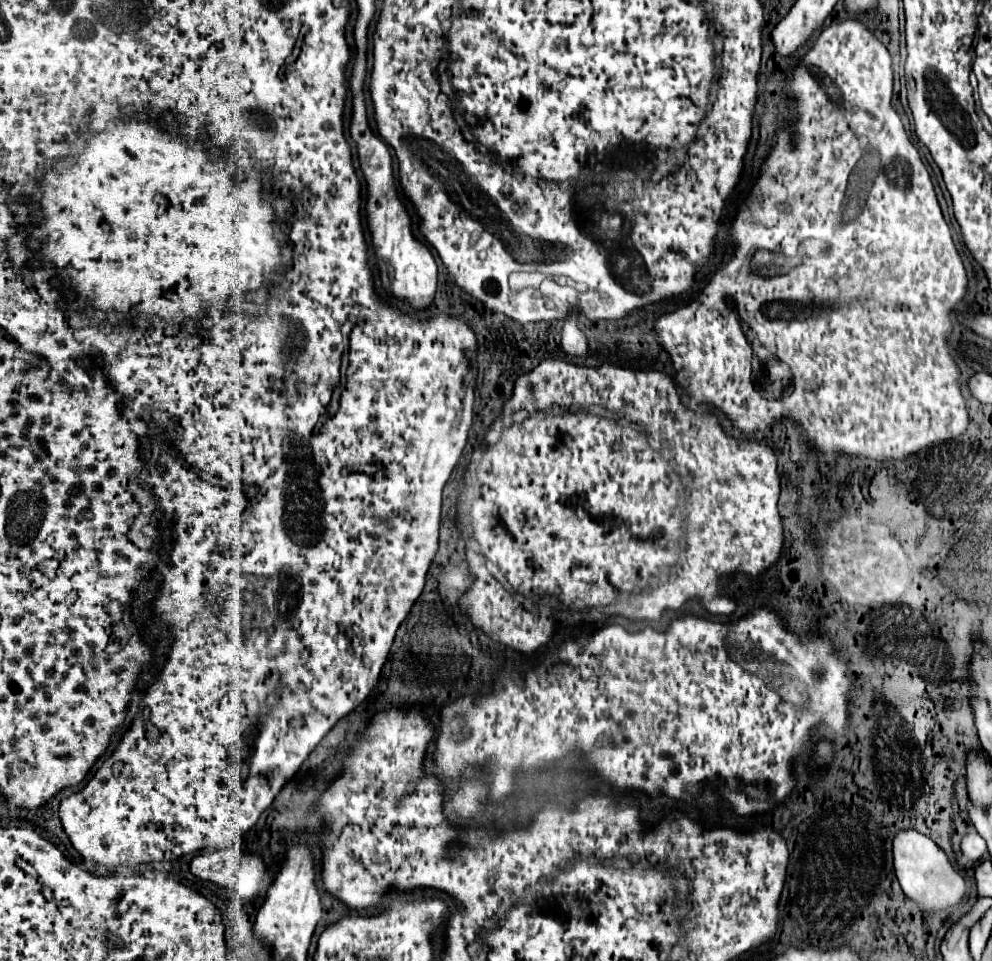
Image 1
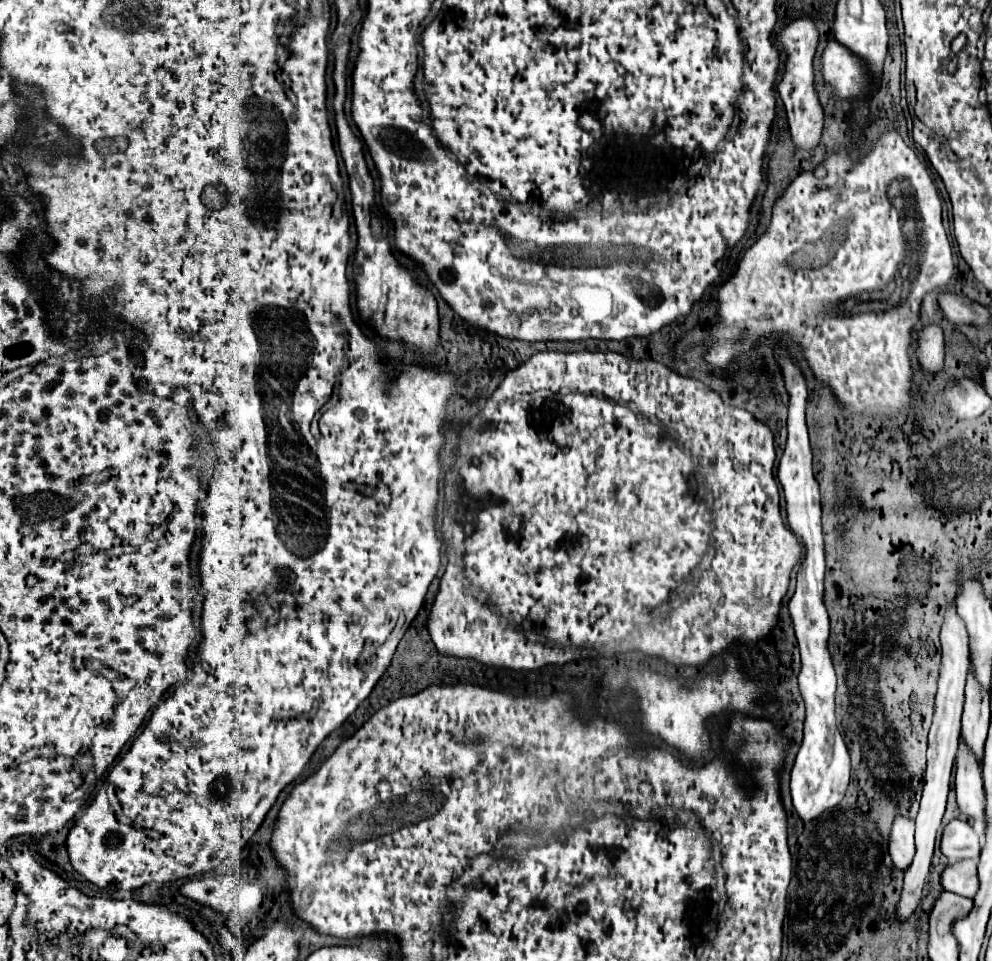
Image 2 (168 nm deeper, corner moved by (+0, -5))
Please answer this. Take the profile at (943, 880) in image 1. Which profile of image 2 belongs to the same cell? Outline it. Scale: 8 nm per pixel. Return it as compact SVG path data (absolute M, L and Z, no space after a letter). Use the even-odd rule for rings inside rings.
M895 816L889 832L889 854L899 870L905 870L915 854L915 822L905 816Z

